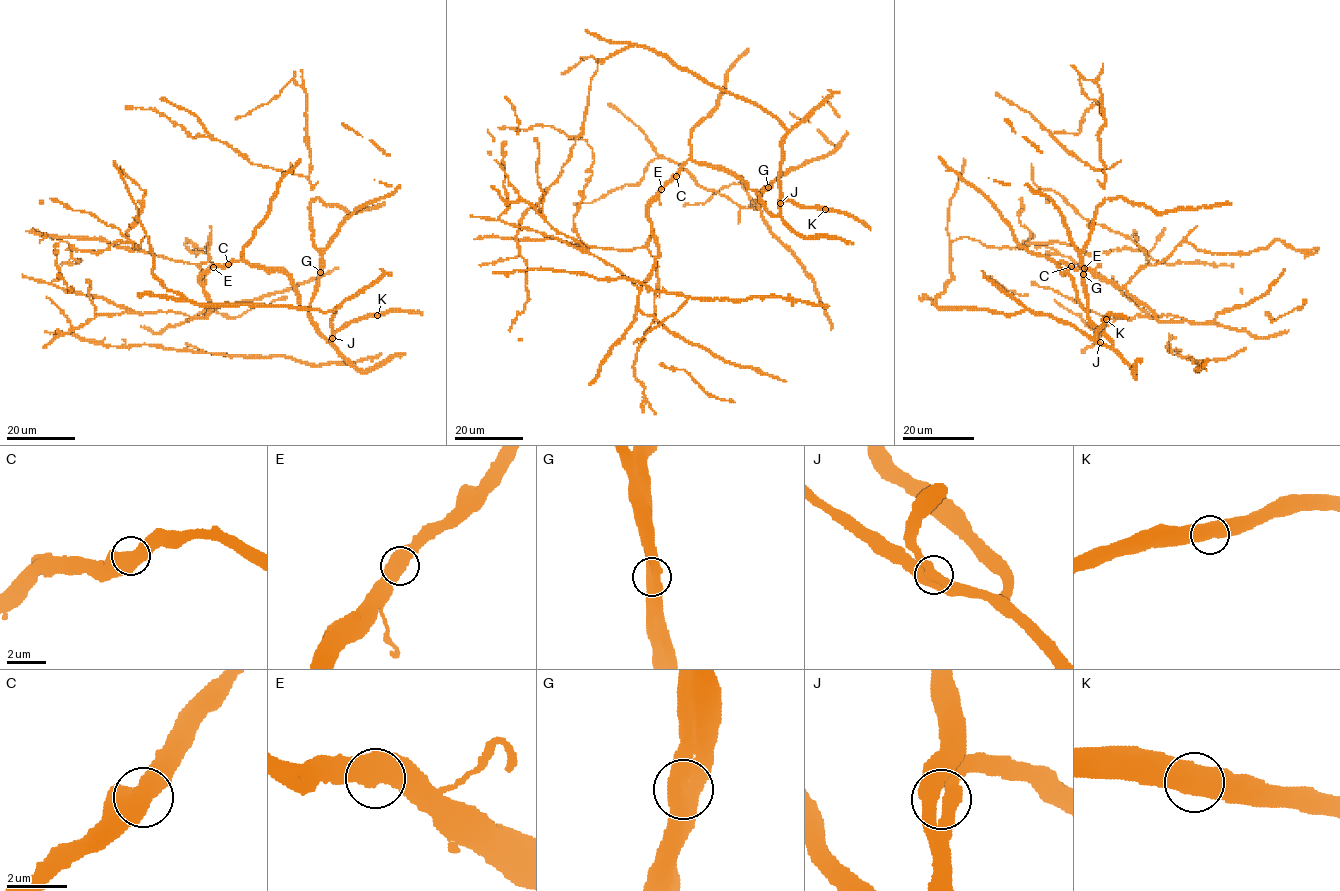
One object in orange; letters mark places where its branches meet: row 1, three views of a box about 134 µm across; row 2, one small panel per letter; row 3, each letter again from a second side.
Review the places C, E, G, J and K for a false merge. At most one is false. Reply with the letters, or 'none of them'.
none of them

